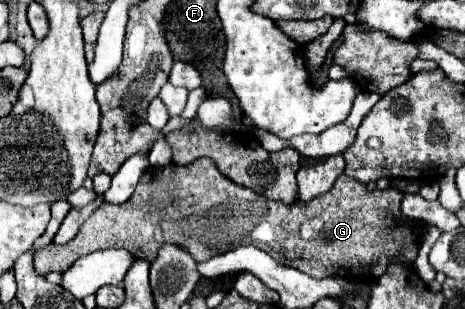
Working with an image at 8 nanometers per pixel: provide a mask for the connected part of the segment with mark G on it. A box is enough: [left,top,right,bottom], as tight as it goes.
[34,158,424,286]

